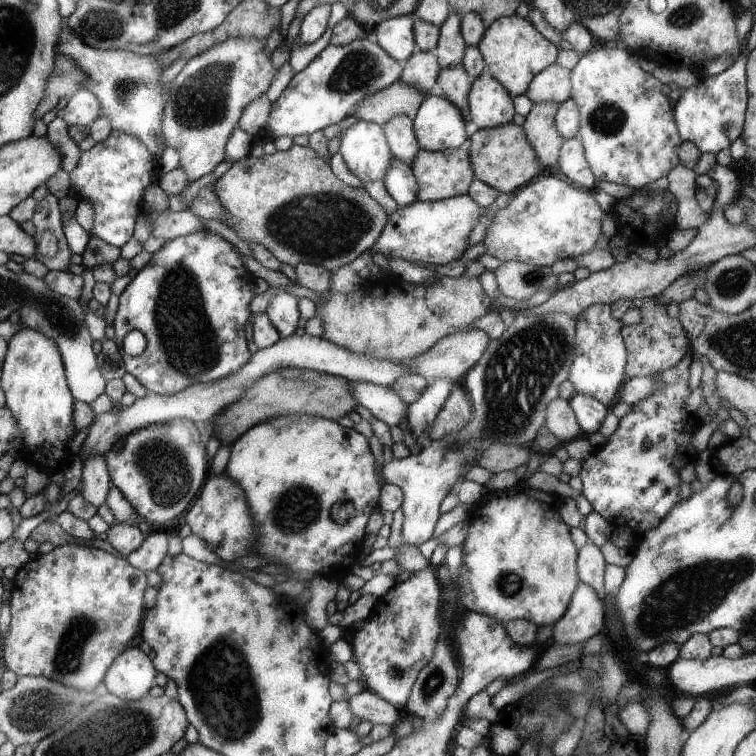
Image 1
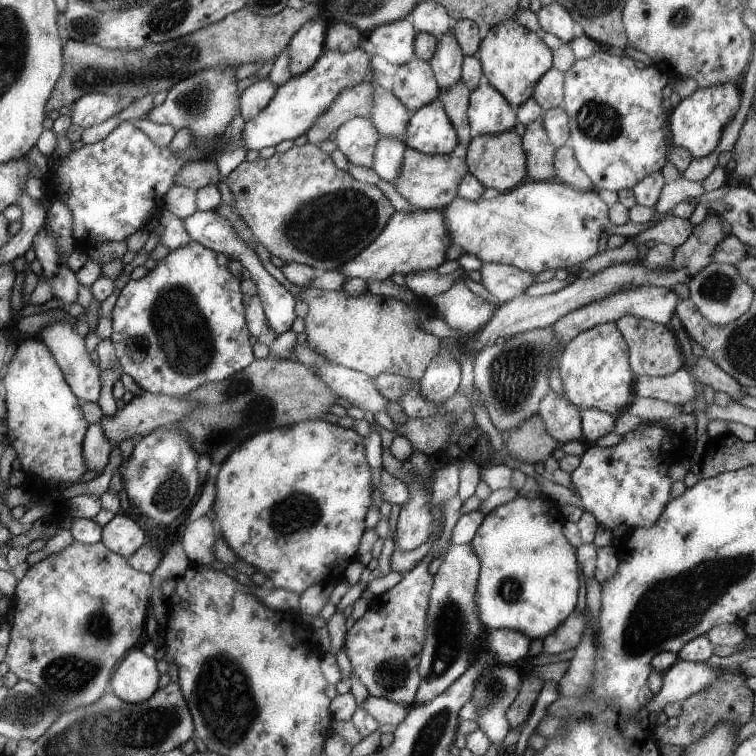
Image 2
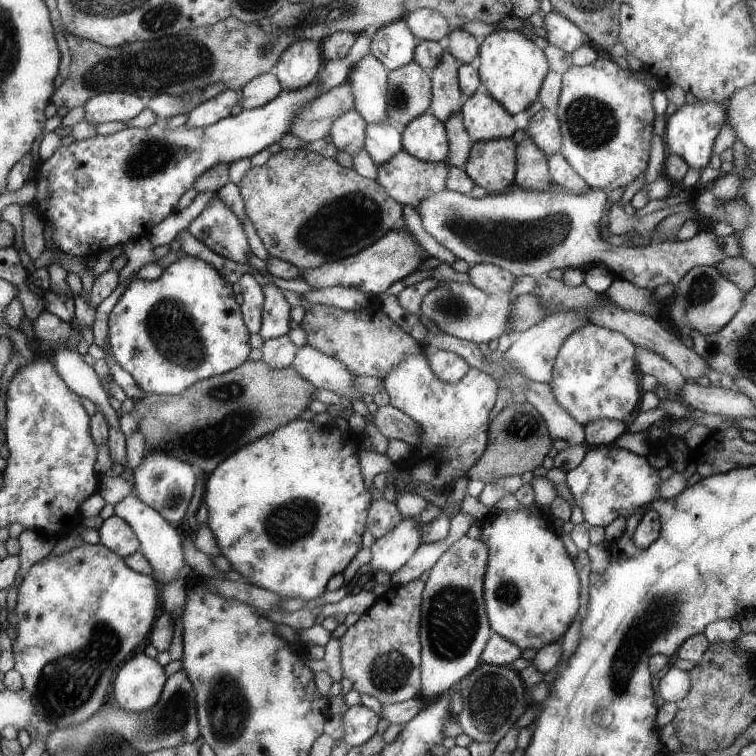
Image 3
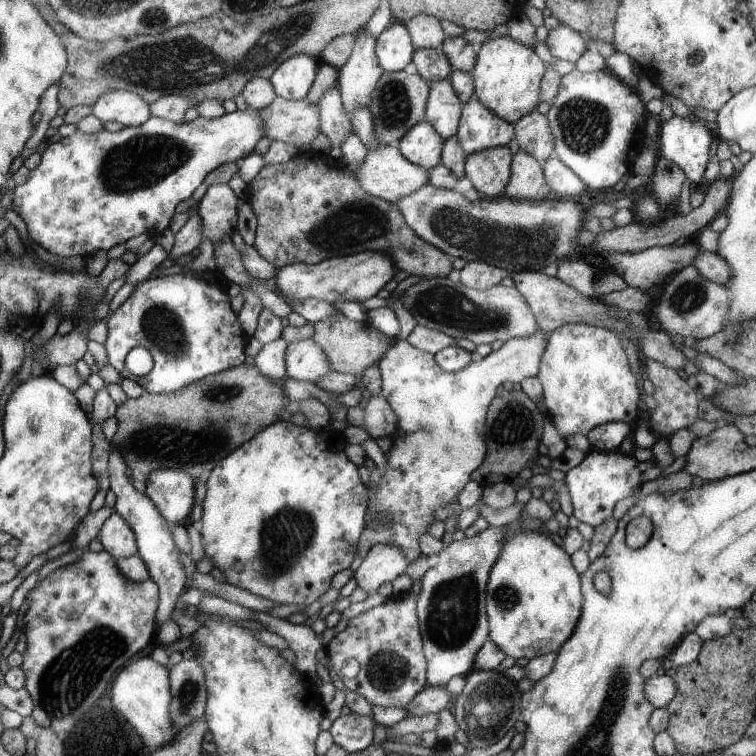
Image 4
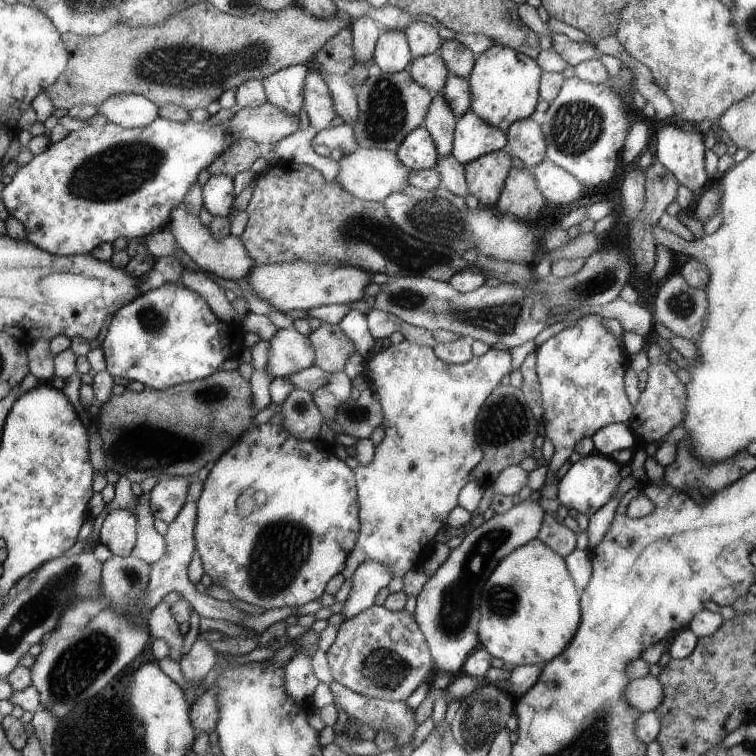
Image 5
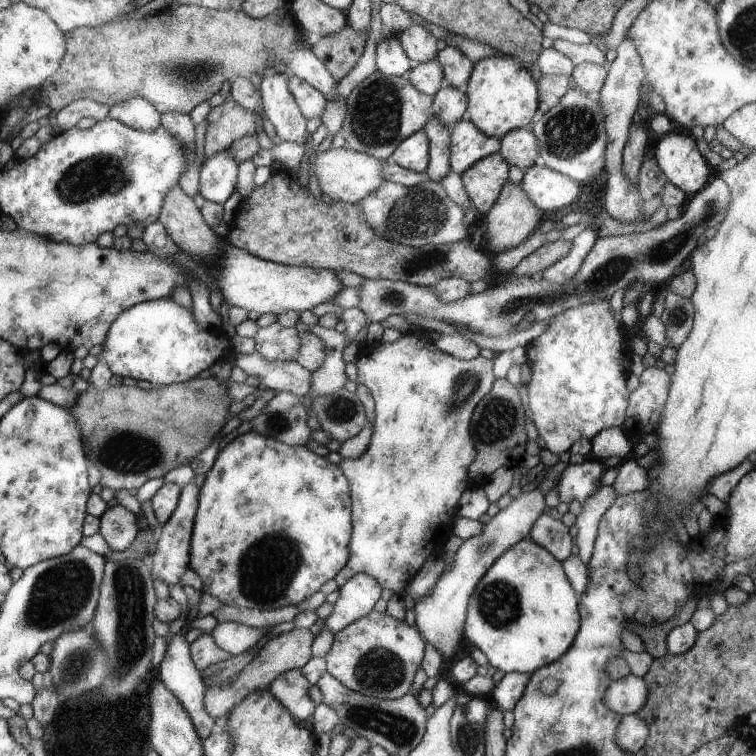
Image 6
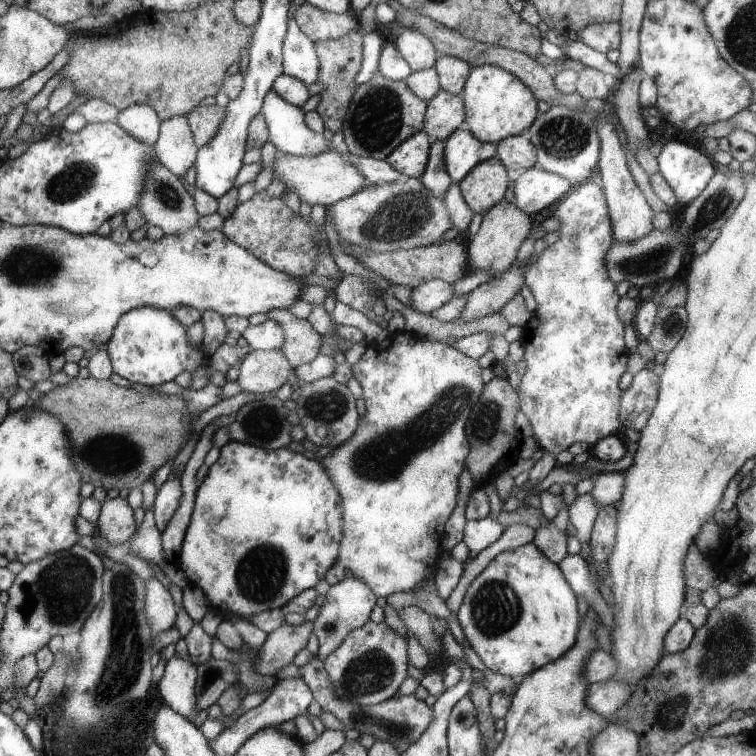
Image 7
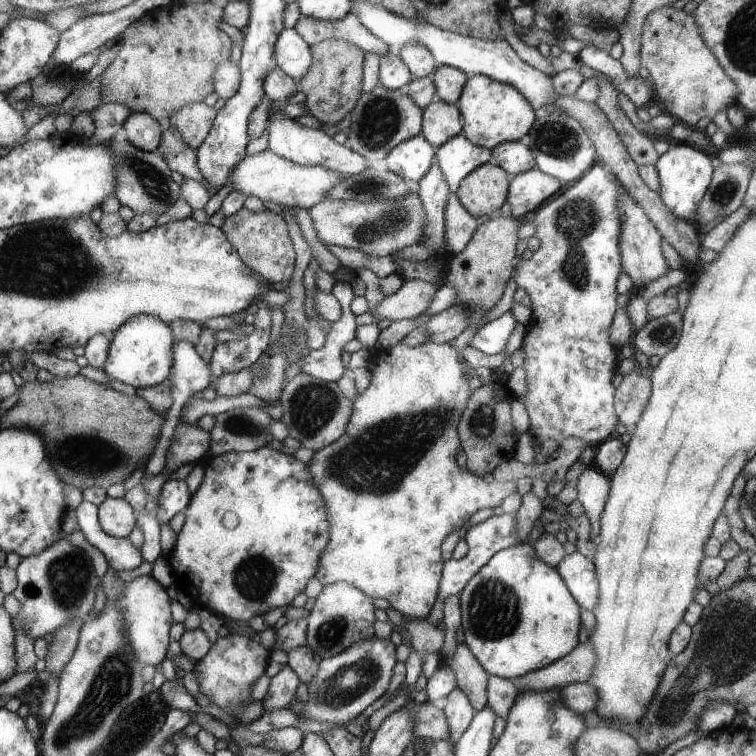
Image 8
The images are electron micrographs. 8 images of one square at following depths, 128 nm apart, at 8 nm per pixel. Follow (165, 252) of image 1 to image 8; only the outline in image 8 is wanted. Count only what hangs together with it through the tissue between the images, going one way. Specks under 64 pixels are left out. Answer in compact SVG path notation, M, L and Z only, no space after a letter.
M140 314L130 318L111 336L104 372L108 379L120 380L134 388L156 386L173 373L174 346L177 339L170 324L152 314Z

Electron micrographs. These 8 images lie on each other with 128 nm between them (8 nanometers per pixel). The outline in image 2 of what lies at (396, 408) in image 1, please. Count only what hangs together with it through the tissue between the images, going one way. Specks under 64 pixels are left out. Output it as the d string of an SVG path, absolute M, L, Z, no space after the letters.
M330 361L314 366L314 370L338 398L348 400L352 407L358 407L361 413L370 411L374 416L378 412L388 414L388 400L384 398L384 394L380 394L373 378L367 374Z

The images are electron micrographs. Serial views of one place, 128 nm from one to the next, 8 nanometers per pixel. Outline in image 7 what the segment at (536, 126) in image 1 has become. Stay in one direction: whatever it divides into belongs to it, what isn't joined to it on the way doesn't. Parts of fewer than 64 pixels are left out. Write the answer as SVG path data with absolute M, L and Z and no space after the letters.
M507 200L498 202L483 216L478 232L469 235L468 250L471 273L481 268L488 270L492 277L504 274L514 264L516 252L518 252L520 244L524 242L524 238L530 234L530 230L532 230L532 220L520 206L509 203Z

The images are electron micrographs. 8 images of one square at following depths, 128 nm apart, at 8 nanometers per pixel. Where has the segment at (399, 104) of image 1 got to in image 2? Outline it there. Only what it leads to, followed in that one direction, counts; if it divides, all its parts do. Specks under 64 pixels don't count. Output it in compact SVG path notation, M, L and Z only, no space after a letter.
M362 80L358 86L346 88L332 102L330 110L318 117L314 126L306 132L307 142L319 145L348 120L356 117L370 118L374 102L372 96L374 96L374 84L371 81Z

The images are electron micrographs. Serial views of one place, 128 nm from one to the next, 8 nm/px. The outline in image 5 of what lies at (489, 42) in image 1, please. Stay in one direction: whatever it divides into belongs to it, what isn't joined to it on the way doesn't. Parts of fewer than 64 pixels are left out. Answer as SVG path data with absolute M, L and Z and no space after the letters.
M493 45L476 55L476 64L469 74L468 82L472 91L472 110L490 126L506 130L513 122L526 120L532 116L538 104L538 82L542 68L536 59L526 56L510 46Z

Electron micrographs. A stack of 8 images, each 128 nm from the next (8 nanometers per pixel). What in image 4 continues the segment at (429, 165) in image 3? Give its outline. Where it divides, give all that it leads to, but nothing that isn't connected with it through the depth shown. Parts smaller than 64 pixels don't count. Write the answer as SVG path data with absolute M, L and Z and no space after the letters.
M396 144L382 145L378 146L376 150L369 150L364 162L356 168L354 174L356 174L362 190L392 203L420 190L430 182L430 169L410 162Z

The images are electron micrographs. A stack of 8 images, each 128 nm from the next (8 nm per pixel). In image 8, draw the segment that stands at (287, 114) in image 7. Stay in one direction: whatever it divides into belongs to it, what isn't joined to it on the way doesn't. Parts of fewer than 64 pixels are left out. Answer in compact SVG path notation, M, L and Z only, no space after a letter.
M272 102L272 106L270 106L270 111L269 111L269 114L268 114L268 118L269 118L268 124L267 124L267 129L268 129L268 147L267 148L268 148L268 150L273 151L274 154L277 154L278 156L282 156L282 158L285 158L286 160L290 160L290 162L294 162L294 164L300 164L300 166L324 166L324 168L326 168L326 170L332 170L332 172L338 172L338 174L346 174L346 175L362 174L362 172L364 172L364 170L366 170L366 164L364 164L364 157L361 154L358 154L357 152L354 152L352 149L349 149L346 145L341 145L339 143L336 143L334 141L334 139L331 138L330 136L327 136L322 129L315 129L313 127L312 128L311 127L306 127L306 126L300 124L297 121L298 118L292 118L292 117L286 116L284 114L284 106L279 106L278 109L276 109L276 108L273 107L273 103L274 102Z

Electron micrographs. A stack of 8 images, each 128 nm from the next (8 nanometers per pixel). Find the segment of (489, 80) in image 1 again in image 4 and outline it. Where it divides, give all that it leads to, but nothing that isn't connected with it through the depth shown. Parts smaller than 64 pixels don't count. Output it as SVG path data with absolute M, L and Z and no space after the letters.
M474 97L461 110L457 136L464 154L469 155L508 145L516 136L516 131L514 123L506 122Z

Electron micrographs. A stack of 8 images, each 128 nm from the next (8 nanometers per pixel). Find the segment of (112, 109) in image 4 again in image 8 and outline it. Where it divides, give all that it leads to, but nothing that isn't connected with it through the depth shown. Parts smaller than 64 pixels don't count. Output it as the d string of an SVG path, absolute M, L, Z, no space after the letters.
M144 112L130 113L124 122L127 141L144 151L154 151L161 142L163 124Z

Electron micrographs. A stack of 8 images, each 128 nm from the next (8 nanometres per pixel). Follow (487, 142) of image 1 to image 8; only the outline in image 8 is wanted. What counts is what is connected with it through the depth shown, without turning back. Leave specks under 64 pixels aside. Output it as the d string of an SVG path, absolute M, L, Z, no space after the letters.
M492 162L478 166L473 170L457 190L462 206L472 216L491 216L506 202L508 192L508 174Z

